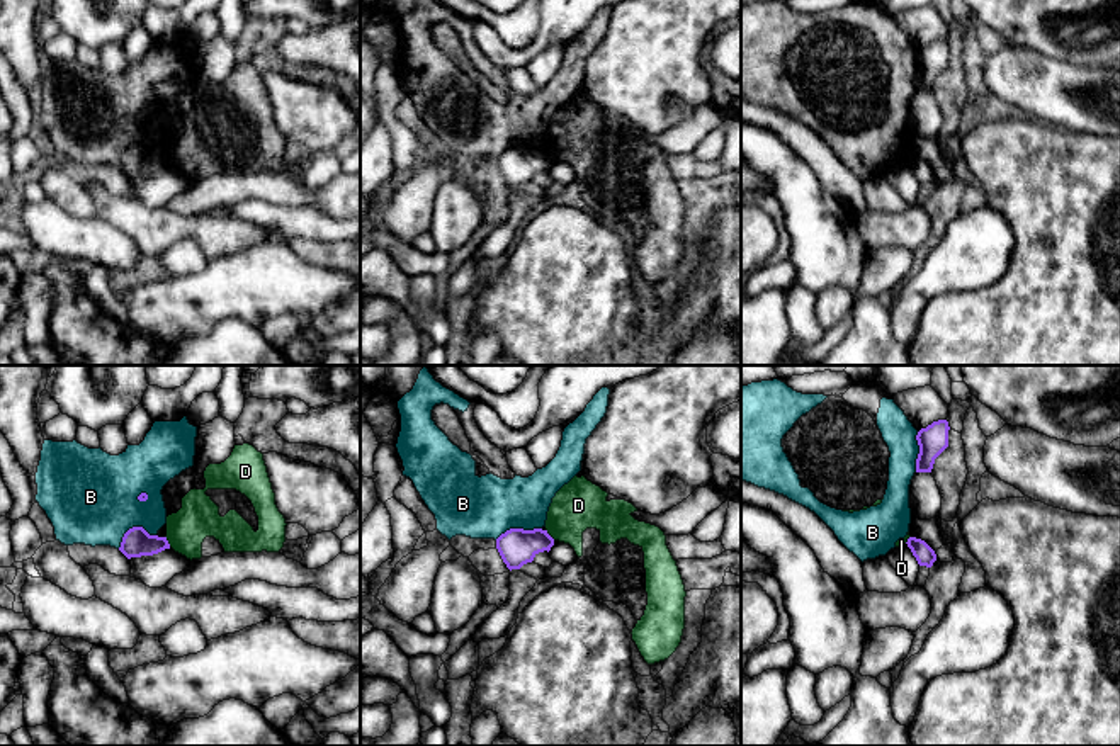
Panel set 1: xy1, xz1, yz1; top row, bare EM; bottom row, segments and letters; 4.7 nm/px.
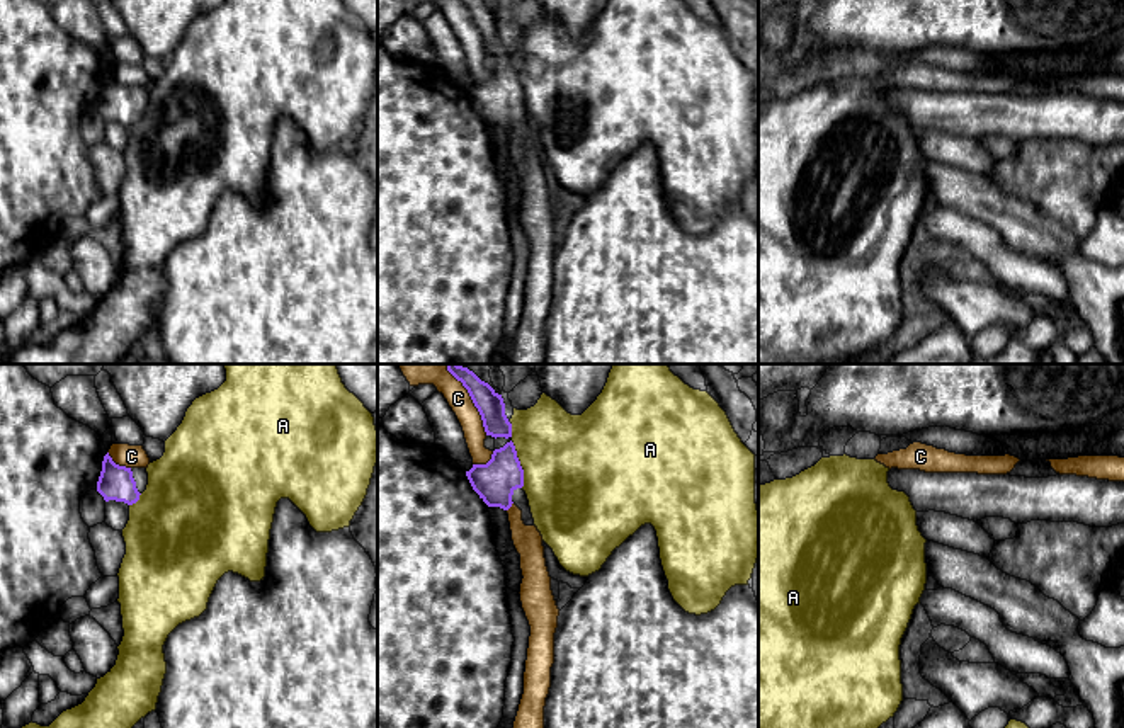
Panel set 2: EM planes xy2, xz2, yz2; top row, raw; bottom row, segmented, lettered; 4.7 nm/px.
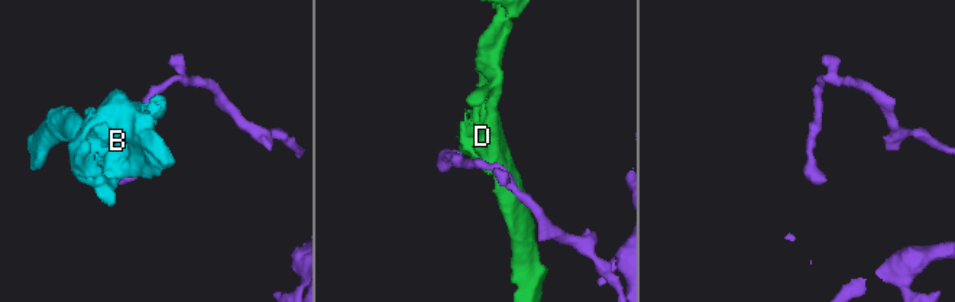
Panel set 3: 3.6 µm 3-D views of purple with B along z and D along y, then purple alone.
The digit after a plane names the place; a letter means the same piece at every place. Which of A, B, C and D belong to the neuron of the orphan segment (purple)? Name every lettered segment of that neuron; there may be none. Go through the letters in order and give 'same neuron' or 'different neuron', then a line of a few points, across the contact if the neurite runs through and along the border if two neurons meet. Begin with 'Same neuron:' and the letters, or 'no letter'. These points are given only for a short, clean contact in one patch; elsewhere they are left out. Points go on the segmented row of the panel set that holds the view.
Same neuron: no letter
A: different neuron
B: different neuron
C: different neuron
D: different neuron; line xy1 (165, 536), (170, 546)

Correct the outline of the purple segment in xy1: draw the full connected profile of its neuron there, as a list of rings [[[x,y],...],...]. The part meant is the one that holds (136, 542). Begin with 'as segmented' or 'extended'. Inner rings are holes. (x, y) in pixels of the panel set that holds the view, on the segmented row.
as segmented; [[[143,527],[129,528],[119,547],[127,559],[153,556],[165,549],[170,549],[167,537],[150,535]]]

